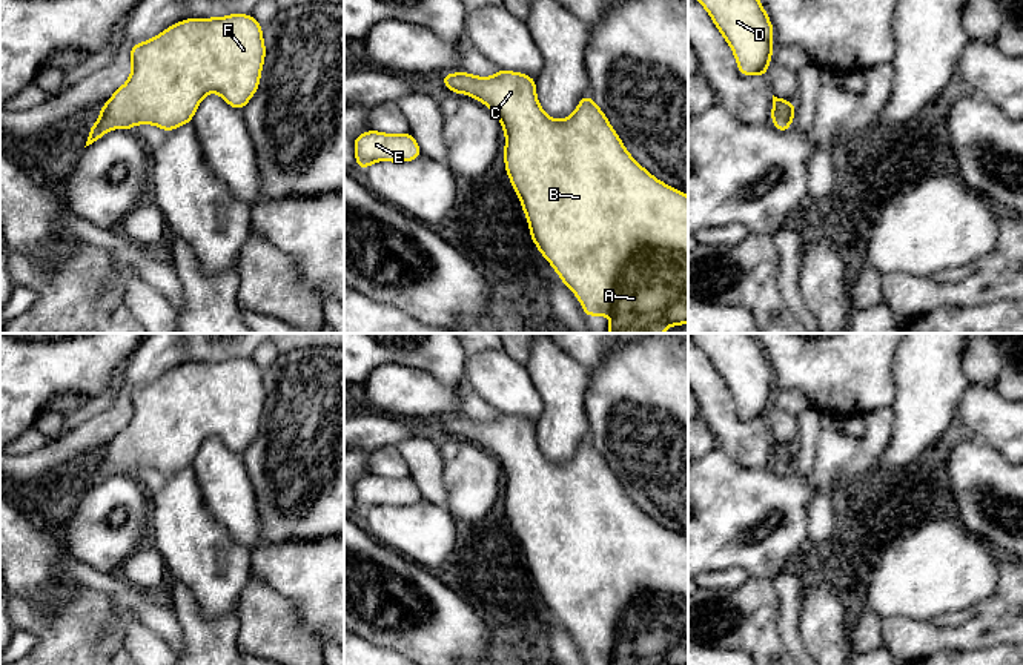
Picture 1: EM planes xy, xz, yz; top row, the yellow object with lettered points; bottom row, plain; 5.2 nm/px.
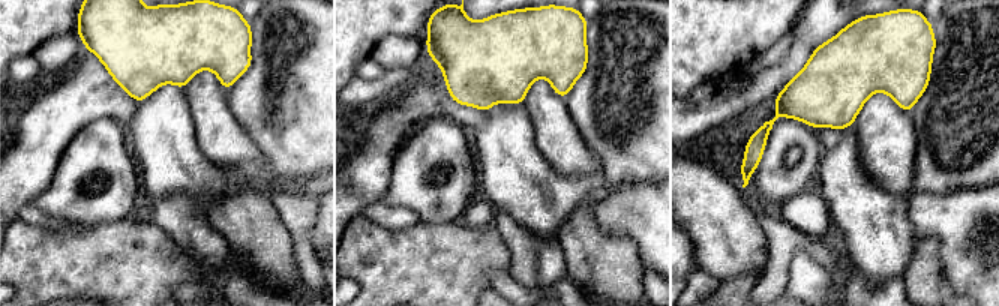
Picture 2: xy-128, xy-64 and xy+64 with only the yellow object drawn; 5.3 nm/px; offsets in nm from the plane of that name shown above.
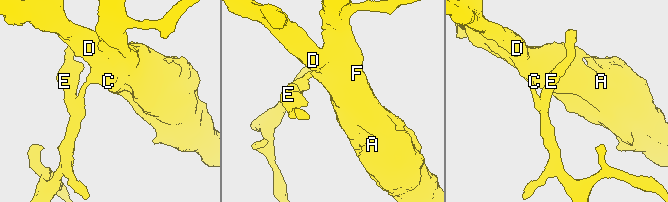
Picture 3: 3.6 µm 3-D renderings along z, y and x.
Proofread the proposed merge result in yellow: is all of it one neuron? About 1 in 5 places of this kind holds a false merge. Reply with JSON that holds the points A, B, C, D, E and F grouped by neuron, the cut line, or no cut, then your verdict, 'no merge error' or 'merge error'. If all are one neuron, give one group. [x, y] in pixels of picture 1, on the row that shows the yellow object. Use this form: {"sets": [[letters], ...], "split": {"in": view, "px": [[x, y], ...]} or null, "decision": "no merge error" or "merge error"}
{"sets": [["A", "B", "C", "D", "E", "F"]], "split": null, "decision": "no merge error"}

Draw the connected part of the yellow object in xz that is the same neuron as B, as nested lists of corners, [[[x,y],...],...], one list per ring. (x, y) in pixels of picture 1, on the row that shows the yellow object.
[[[498,69],[493,77],[476,77],[468,72],[452,72],[439,77],[452,94],[465,94],[484,103],[501,121],[505,135],[504,163],[510,183],[521,201],[524,217],[528,220],[533,244],[556,270],[561,281],[581,301],[585,316],[610,316],[608,333],[664,333],[667,327],[684,326],[688,323],[688,197],[653,177],[627,151],[622,140],[610,124],[607,115],[591,100],[584,95],[576,111],[564,120],[555,120],[544,112],[536,95],[536,80],[524,72]]]

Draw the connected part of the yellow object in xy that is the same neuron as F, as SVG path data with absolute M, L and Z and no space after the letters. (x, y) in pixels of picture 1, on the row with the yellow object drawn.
M229 14L229 15L218 17L218 18L206 17L206 18L181 20L169 26L167 29L161 31L157 37L152 37L143 43L132 45L129 52L131 52L131 77L101 106L98 121L89 127L89 137L88 137L86 146L100 140L104 134L108 134L112 129L131 131L135 124L154 124L166 132L181 127L183 124L192 121L201 100L210 92L218 94L229 106L241 111L249 103L249 100L255 95L260 86L261 71L263 71L263 65L266 58L266 45L263 40L263 26L255 20L255 17L252 17L250 14Z

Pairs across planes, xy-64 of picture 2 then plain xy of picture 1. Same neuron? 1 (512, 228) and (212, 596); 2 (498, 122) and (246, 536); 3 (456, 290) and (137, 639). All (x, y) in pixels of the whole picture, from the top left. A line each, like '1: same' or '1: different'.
1: different
2: different
3: different

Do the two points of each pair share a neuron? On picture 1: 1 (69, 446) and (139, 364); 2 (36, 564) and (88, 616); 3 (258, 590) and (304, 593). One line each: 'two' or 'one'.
1: one
2: two
3: two

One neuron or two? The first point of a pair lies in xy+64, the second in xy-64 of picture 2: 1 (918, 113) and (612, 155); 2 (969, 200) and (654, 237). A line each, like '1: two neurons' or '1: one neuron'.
1: one neuron
2: one neuron

